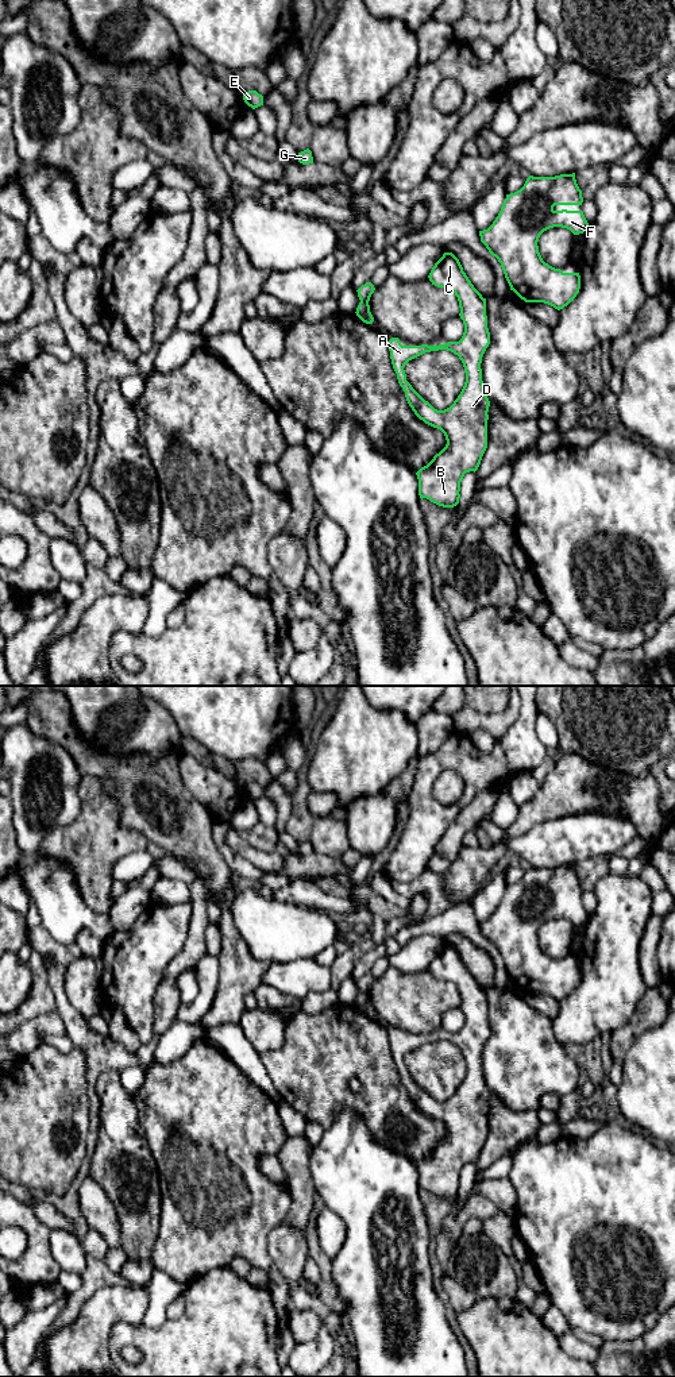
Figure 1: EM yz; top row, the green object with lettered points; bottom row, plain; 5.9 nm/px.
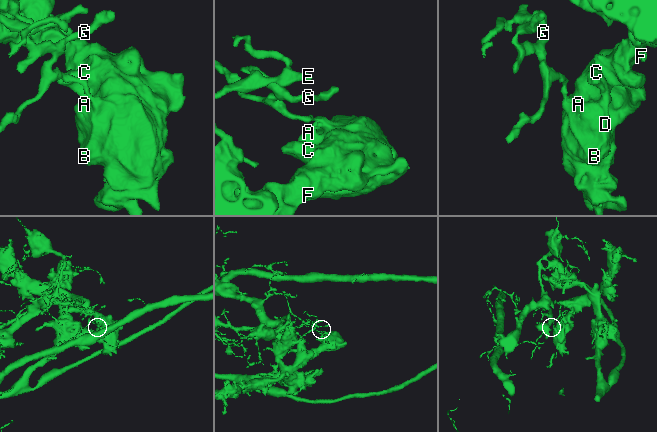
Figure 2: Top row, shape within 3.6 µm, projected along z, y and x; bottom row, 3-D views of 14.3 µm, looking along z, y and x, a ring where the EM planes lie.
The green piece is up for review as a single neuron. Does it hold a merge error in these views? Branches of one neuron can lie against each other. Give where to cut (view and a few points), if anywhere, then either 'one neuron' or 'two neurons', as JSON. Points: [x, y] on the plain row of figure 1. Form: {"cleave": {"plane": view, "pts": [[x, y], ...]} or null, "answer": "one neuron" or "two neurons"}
{"cleave": {"plane": "yz", "pts": [[361, 991], [367, 994]]}, "answer": "two neurons"}

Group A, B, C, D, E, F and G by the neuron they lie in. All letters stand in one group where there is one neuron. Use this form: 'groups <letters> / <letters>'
groups A B C D F / E G

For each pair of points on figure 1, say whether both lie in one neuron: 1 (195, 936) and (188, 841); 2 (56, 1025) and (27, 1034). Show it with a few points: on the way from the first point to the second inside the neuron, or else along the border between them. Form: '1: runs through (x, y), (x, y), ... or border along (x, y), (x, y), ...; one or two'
1: border along (197, 878), (204, 882), (209, 899); two
2: runs through (49, 1025), (35, 1025), (33, 1028); one

